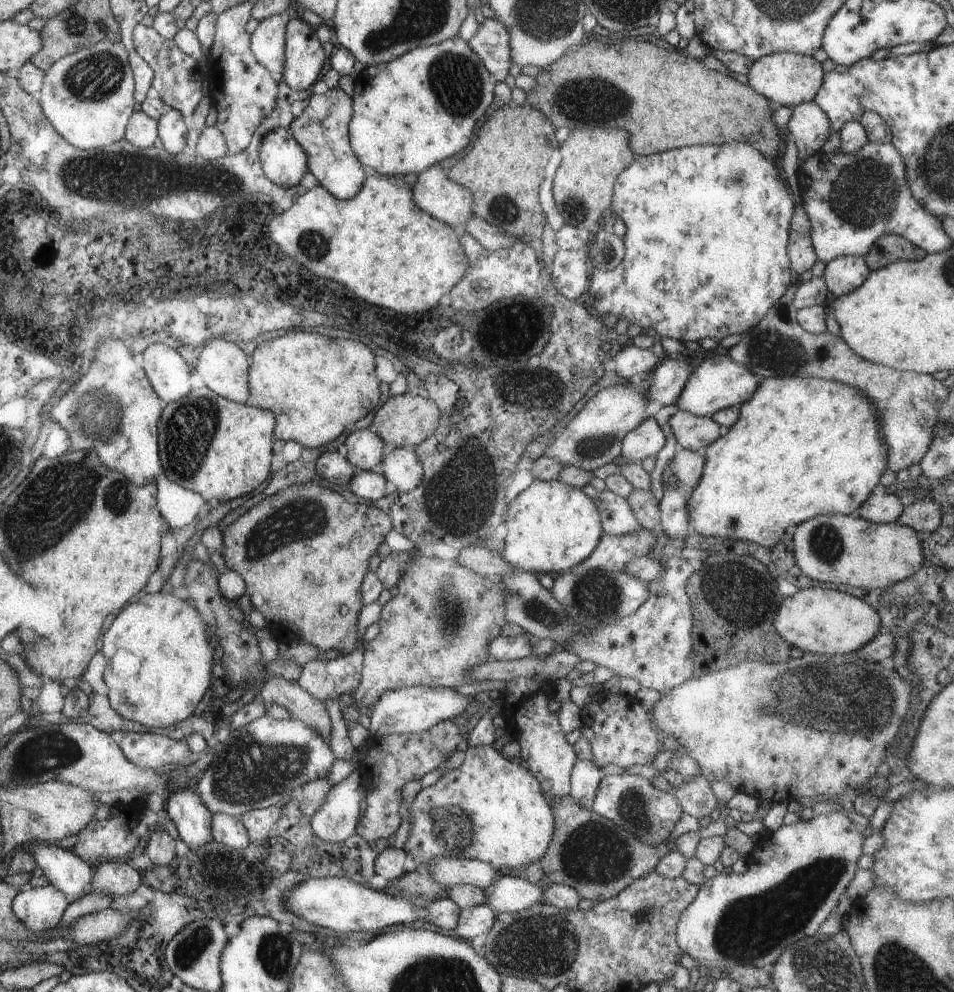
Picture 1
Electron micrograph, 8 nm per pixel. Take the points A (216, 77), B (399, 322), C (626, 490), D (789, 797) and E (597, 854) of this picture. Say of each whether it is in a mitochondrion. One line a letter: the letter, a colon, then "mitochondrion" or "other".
A: other
B: other
C: other
D: other
E: mitochondrion

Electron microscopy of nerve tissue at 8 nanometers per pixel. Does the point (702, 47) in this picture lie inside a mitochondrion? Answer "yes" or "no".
no

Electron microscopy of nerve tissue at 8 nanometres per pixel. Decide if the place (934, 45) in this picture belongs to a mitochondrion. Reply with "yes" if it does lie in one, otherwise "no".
no

